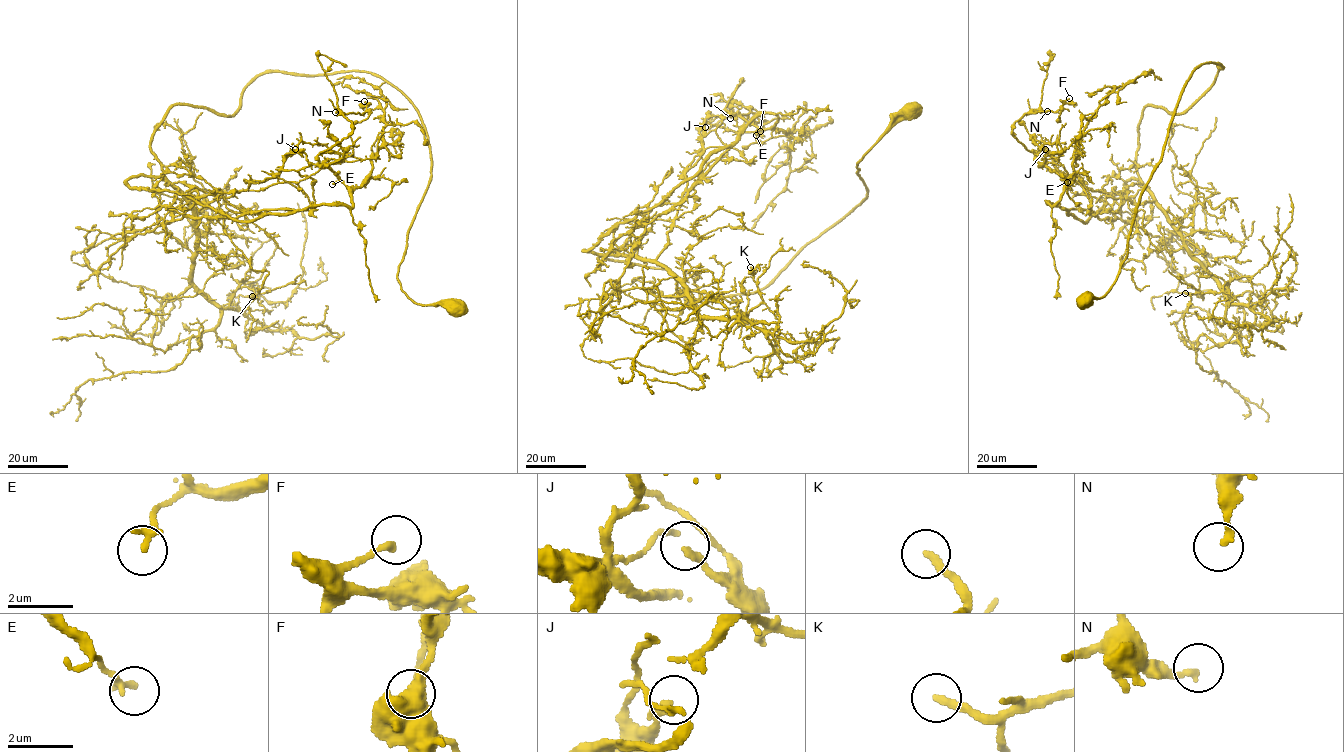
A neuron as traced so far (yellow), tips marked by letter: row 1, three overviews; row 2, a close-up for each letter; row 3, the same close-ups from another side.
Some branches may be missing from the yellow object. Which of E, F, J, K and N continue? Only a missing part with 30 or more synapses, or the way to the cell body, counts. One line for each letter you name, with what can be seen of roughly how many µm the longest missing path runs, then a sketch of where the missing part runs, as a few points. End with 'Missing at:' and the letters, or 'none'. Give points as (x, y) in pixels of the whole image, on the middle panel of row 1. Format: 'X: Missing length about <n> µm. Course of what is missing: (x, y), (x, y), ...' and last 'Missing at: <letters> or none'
K: Missing length about 35 µm. Course of what is missing: (750, 267), (744, 253), (719, 246), (695, 250), (683, 262)
Missing at: K

